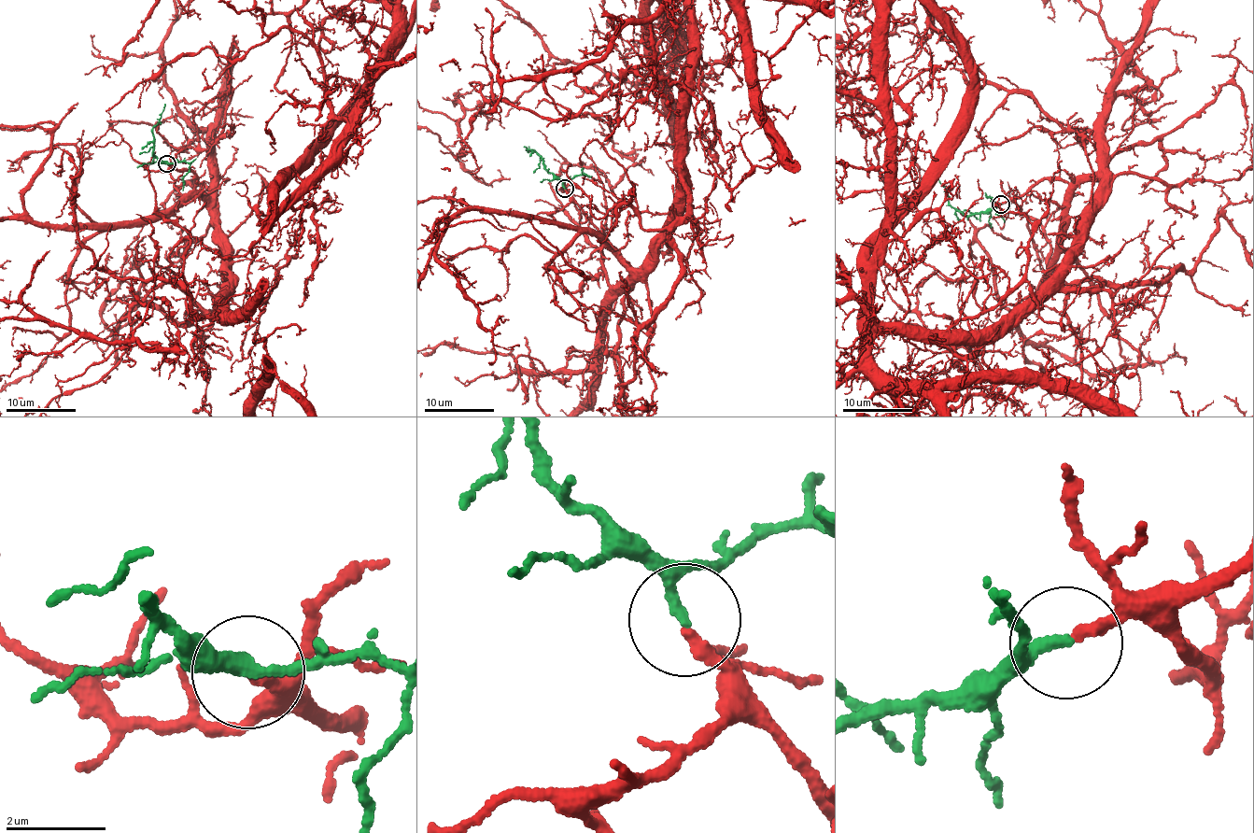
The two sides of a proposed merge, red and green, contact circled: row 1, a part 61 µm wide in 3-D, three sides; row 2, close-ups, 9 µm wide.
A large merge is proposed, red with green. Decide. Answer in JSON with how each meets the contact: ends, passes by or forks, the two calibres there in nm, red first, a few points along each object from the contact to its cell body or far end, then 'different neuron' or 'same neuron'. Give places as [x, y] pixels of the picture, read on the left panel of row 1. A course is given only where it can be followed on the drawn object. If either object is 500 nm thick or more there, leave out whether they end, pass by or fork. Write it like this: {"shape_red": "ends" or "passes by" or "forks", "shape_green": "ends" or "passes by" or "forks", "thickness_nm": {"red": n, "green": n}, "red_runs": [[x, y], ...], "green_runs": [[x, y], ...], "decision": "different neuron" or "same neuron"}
{"shape_red": "ends", "shape_green": "ends", "thickness_nm": {"red": 240, "green": 240}, "green_runs": [[167, 163], [157, 160], [152, 134], [164, 105]], "decision": "same neuron"}

